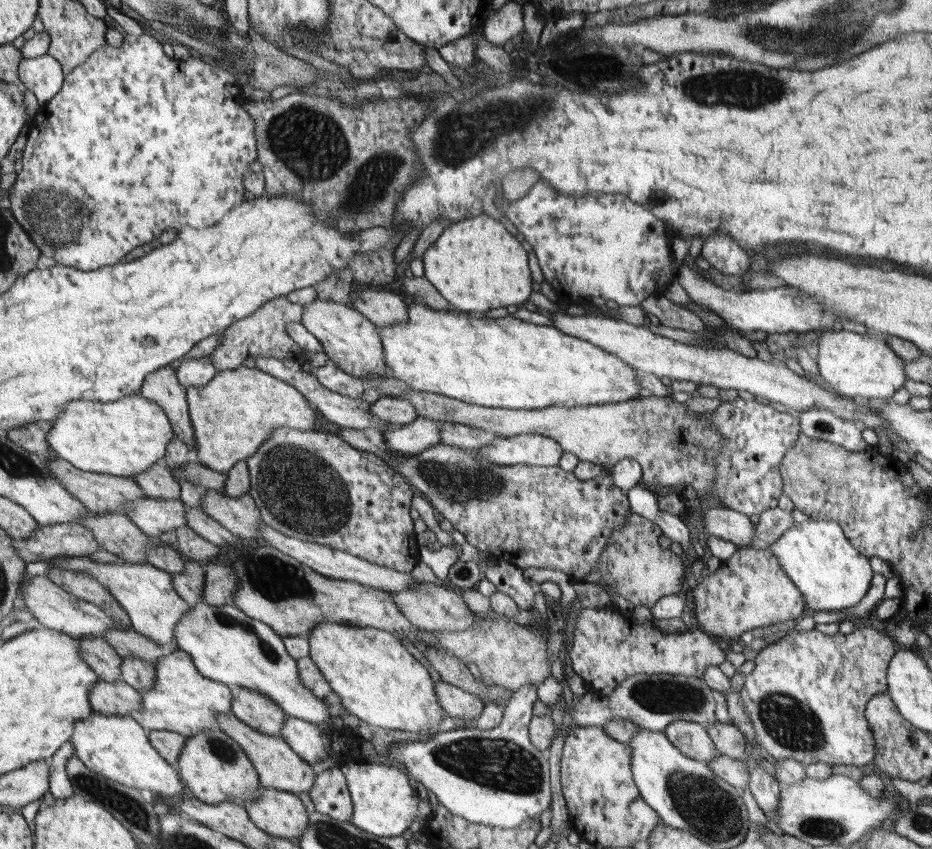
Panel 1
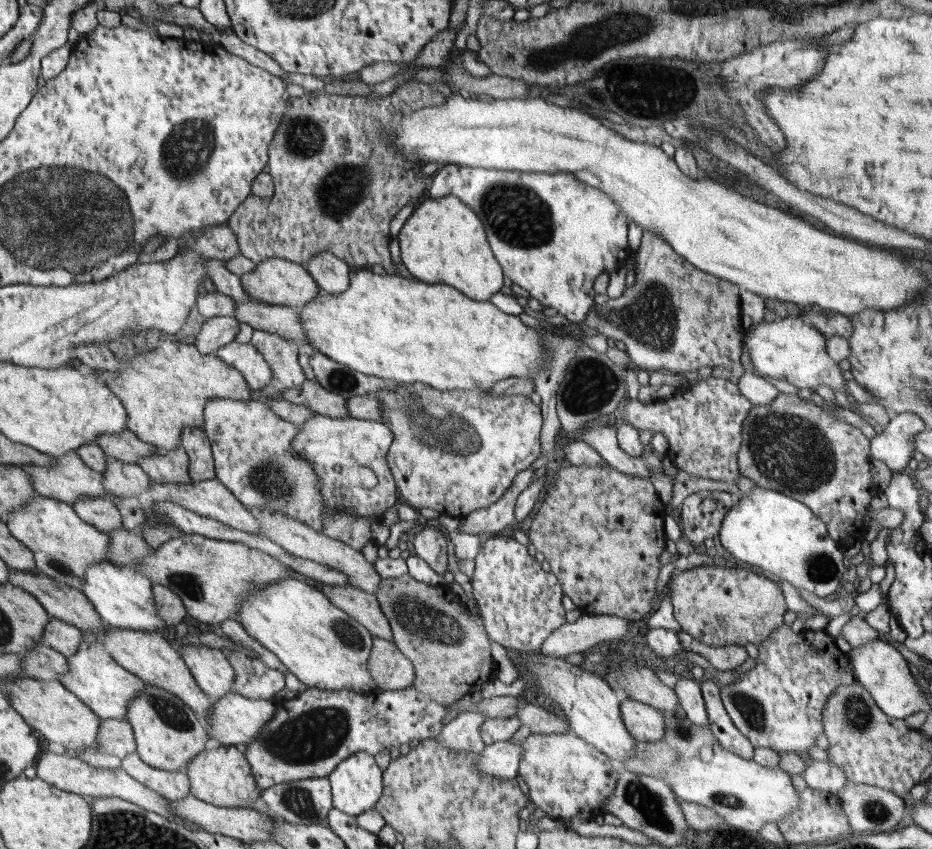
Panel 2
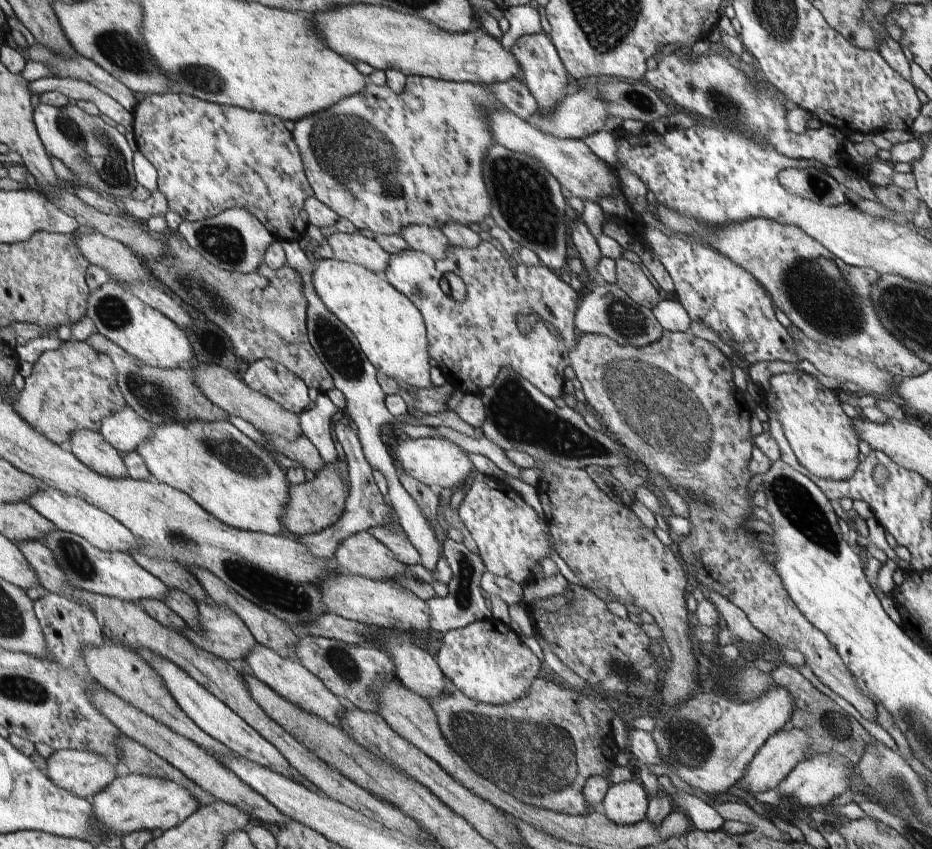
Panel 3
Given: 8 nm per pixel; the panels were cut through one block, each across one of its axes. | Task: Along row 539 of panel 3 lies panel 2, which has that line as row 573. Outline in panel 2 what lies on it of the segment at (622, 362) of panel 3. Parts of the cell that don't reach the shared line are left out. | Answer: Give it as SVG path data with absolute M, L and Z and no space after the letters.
M699 566L685 572L679 572L673 580L667 582L671 588L671 606L673 606L673 618L681 626L681 632L691 634L699 642L711 646L711 648L725 648L725 646L743 646L753 644L755 648L765 642L777 628L783 626L781 618L787 612L785 600L781 596L779 584L745 572L745 570L729 570L729 568L711 568L711 566Z

